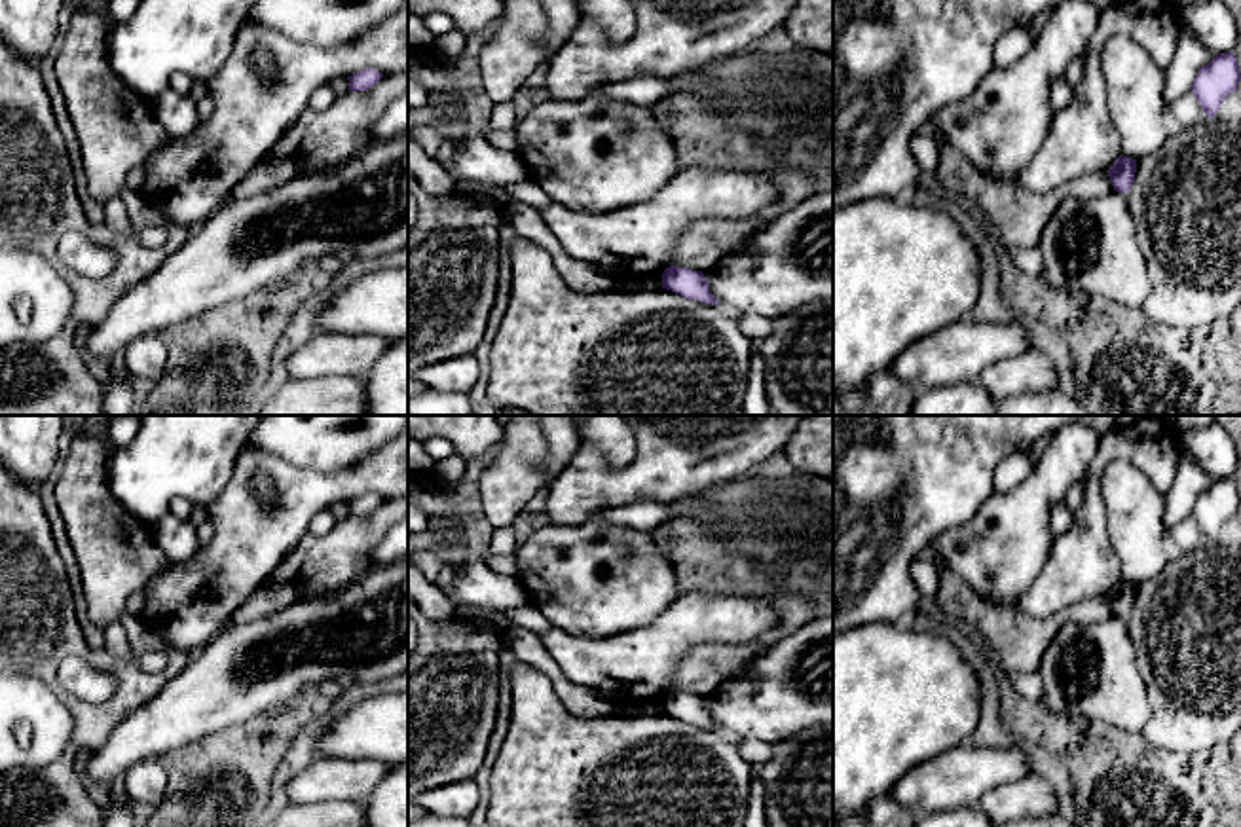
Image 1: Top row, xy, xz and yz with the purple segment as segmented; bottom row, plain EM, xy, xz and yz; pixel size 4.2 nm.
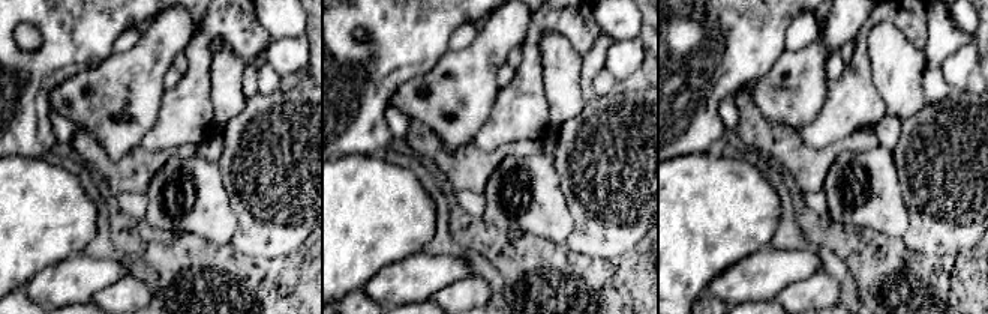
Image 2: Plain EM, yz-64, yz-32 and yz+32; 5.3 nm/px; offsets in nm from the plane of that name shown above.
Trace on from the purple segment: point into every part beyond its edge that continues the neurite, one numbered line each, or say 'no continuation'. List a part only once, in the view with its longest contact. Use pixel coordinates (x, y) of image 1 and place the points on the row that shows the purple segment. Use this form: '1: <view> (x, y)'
no continuation

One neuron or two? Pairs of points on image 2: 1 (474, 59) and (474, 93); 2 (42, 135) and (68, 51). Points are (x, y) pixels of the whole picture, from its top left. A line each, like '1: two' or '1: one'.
1: one
2: one

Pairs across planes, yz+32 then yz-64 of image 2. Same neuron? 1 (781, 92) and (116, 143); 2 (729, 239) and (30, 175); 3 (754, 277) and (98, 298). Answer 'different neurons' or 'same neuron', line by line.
1: same neuron
2: same neuron
3: different neurons

